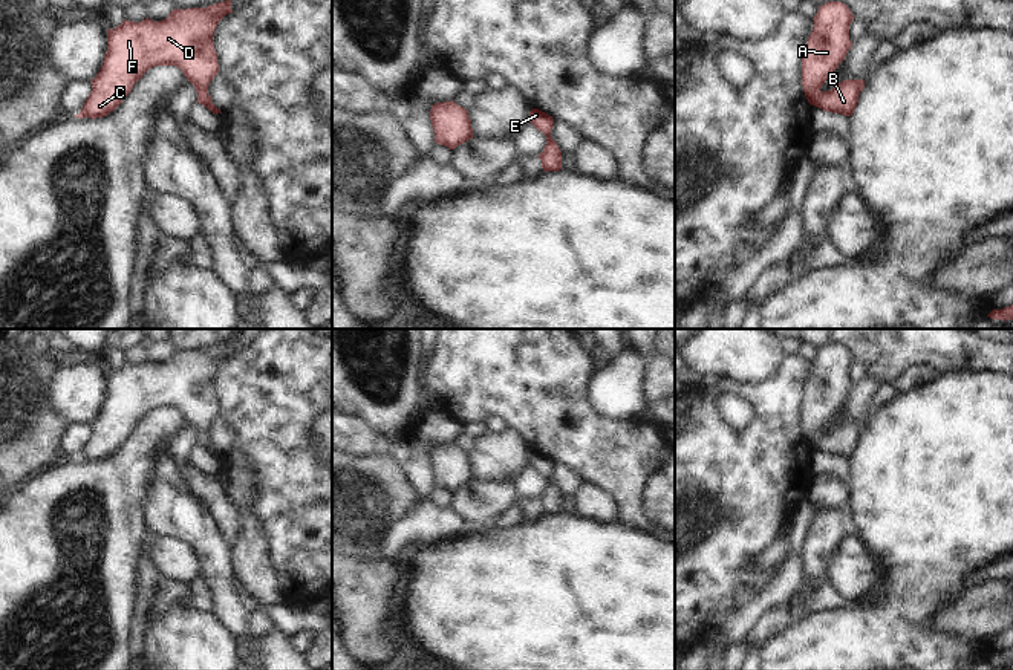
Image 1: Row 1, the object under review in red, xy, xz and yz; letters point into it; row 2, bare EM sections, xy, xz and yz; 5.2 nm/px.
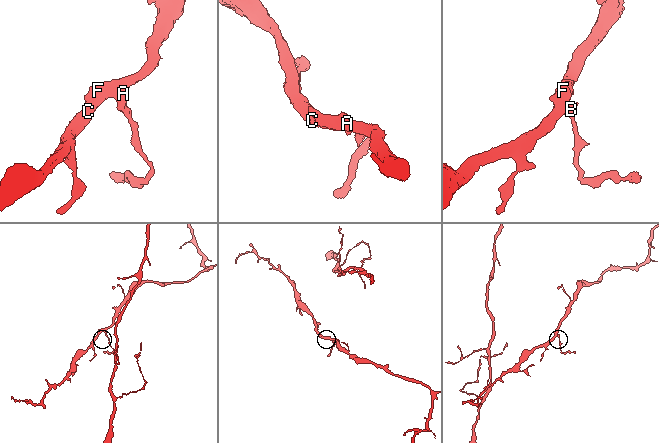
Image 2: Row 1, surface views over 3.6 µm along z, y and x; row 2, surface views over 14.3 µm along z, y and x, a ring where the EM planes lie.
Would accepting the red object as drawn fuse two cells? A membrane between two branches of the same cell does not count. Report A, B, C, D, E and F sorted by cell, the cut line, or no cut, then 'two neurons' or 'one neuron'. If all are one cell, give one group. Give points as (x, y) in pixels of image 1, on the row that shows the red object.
groups A B C D E F; cut none; one neuron

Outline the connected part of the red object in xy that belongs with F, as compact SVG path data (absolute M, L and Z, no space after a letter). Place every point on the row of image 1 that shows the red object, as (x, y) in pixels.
M231 0L219 2L207 8L173 9L165 20L153 21L148 17L139 23L124 20L115 29L107 29L107 52L104 63L90 81L92 92L81 112L73 118L103 118L113 112L132 92L136 81L155 66L176 66L194 86L199 104L213 113L222 113L208 95L210 81L219 72L217 52L213 35L217 23L231 14Z

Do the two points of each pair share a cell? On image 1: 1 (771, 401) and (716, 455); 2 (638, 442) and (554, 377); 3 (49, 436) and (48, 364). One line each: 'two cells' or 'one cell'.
1: one cell
2: one cell
3: one cell

